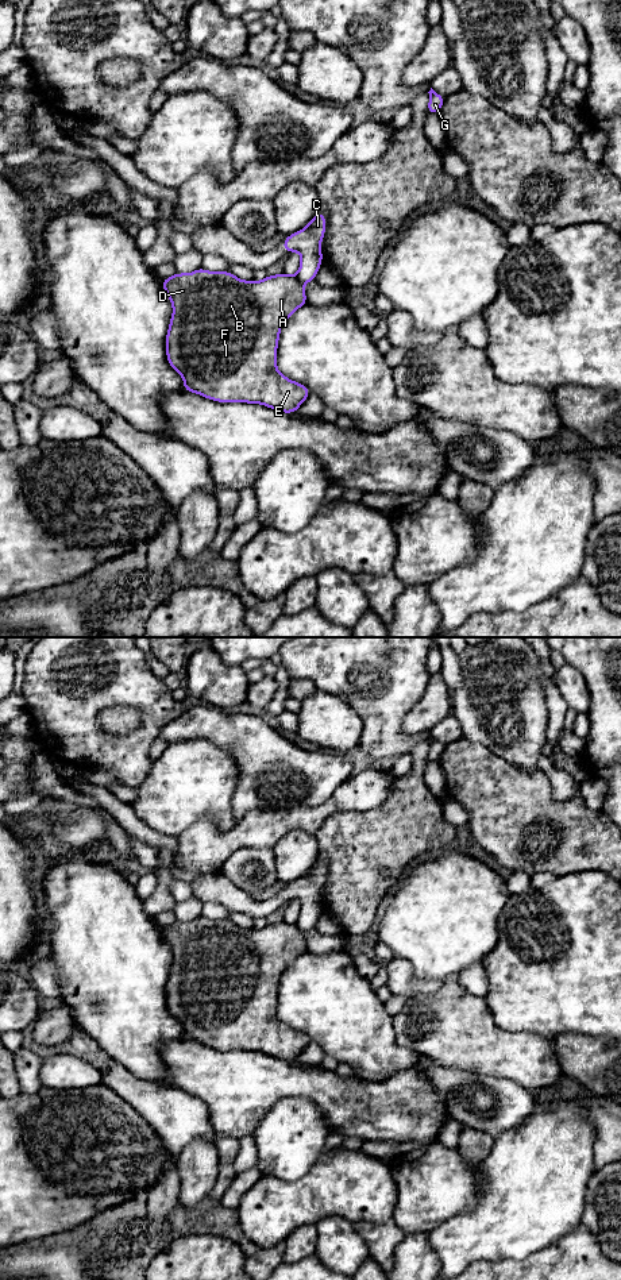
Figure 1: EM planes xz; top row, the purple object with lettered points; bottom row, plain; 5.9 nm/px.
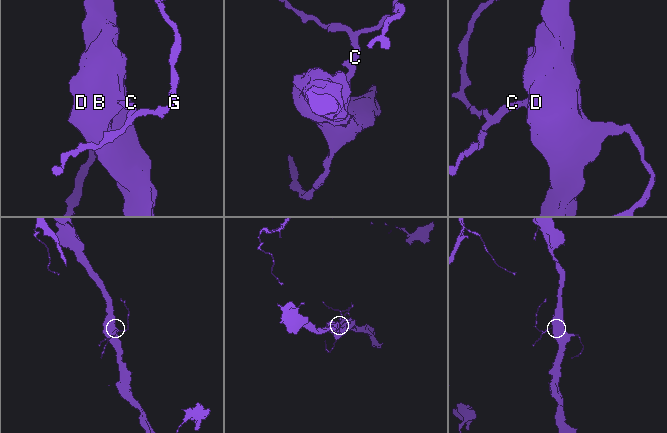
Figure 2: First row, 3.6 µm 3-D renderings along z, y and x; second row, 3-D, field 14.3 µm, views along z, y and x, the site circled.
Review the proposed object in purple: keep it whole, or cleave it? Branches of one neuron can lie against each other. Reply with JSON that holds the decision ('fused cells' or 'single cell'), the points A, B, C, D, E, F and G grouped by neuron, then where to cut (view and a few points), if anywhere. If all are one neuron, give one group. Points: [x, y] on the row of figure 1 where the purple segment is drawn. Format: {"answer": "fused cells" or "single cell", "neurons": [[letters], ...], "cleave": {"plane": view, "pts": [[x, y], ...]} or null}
{"answer": "fused cells", "neurons": [["A", "B", "D", "E", "F"], ["C", "G"]], "cleave": {"plane": "xz", "pts": [[296, 274], [303, 284]]}}

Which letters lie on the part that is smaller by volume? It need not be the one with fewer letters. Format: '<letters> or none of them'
C, G

